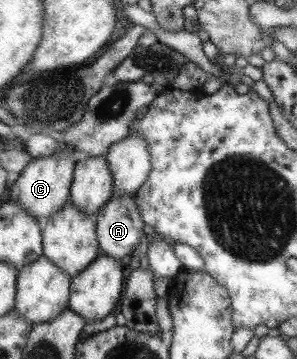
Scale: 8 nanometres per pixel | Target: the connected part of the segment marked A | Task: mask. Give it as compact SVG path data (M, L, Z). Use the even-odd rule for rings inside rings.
M111 196L94 215L98 250L123 258L135 250L143 233L143 220L134 196Z

